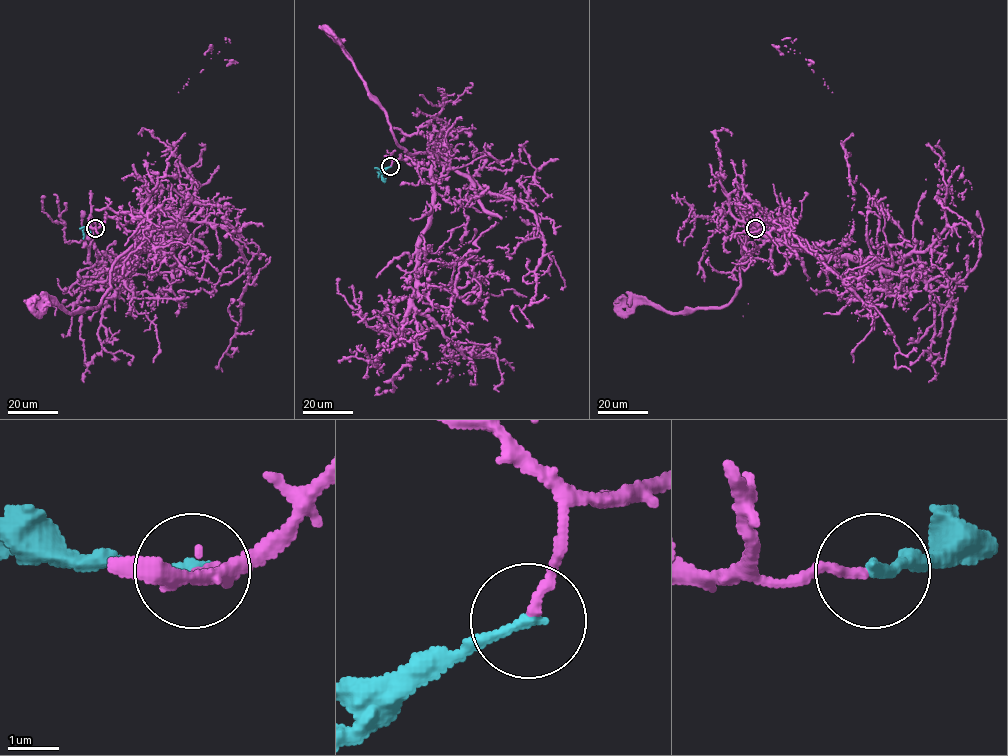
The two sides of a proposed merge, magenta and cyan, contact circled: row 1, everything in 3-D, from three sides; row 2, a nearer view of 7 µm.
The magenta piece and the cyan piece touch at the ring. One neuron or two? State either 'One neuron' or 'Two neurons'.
One neuron

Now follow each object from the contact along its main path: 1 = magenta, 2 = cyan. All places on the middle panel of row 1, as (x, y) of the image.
1: (390, 166), (432, 179), (421, 284), (485, 279), (490, 261), (470, 254), (480, 264), (483, 234), (523, 207)
2: (390, 166), (378, 172), (378, 175)

